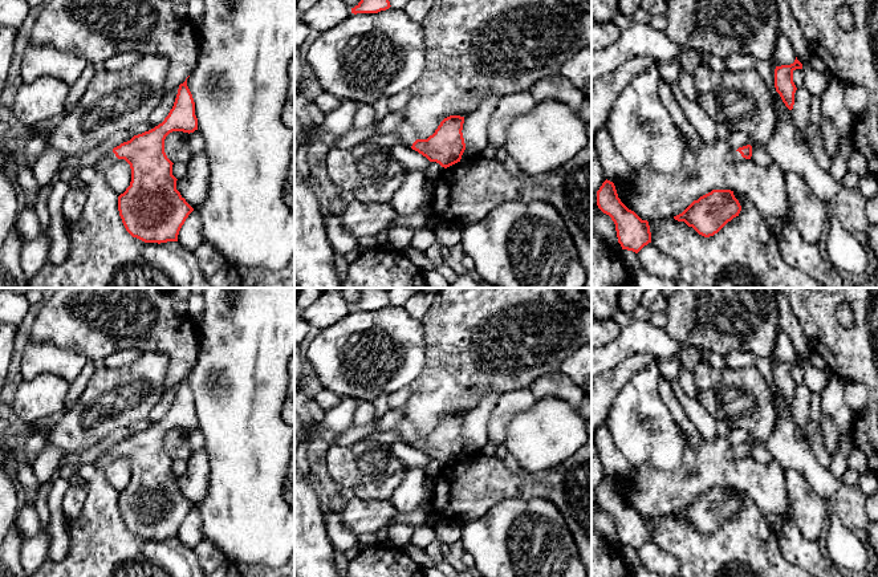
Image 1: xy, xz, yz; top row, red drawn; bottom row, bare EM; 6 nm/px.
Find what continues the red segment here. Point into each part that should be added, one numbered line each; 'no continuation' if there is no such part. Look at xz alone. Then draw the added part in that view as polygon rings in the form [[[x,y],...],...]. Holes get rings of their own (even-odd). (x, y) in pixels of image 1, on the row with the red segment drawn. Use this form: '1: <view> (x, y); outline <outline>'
1: xz (406, 133); outline [[[406,119],[399,123],[395,133],[398,134],[399,143],[406,147],[411,147],[418,139],[414,127]]]

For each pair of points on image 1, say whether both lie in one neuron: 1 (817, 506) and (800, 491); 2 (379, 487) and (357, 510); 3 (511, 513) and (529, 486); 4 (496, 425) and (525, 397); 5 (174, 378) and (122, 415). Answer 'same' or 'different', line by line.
1: same
2: different
3: different
4: same
5: different

